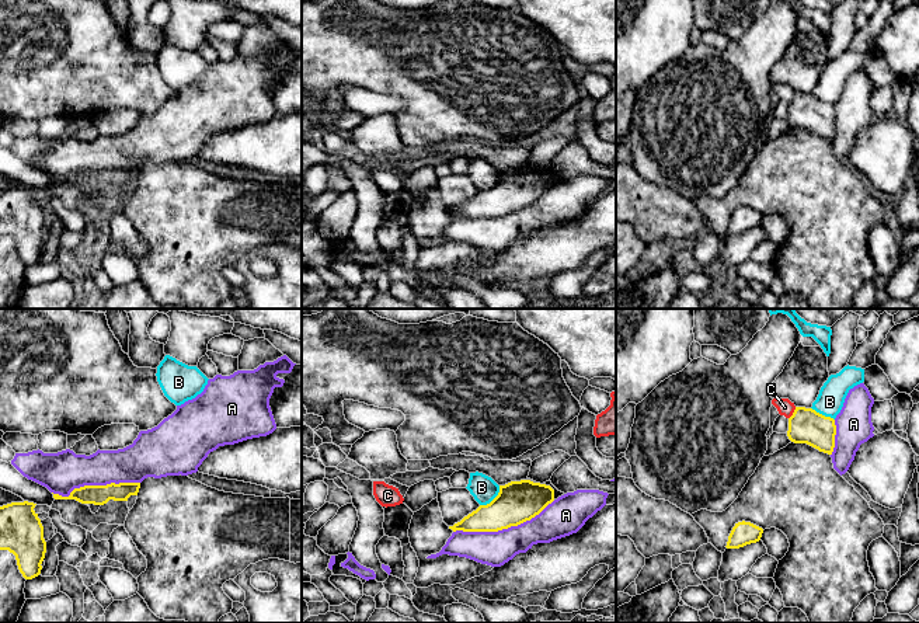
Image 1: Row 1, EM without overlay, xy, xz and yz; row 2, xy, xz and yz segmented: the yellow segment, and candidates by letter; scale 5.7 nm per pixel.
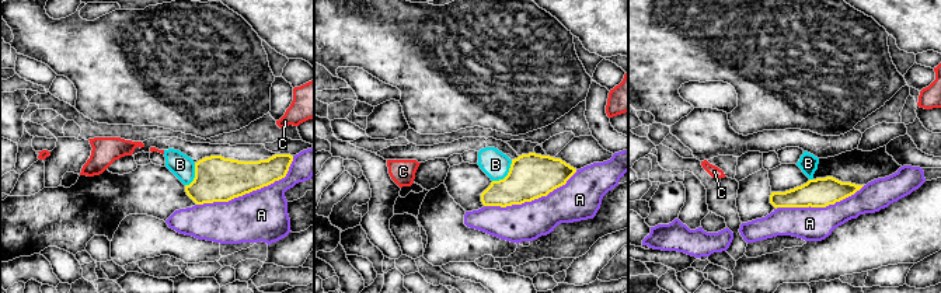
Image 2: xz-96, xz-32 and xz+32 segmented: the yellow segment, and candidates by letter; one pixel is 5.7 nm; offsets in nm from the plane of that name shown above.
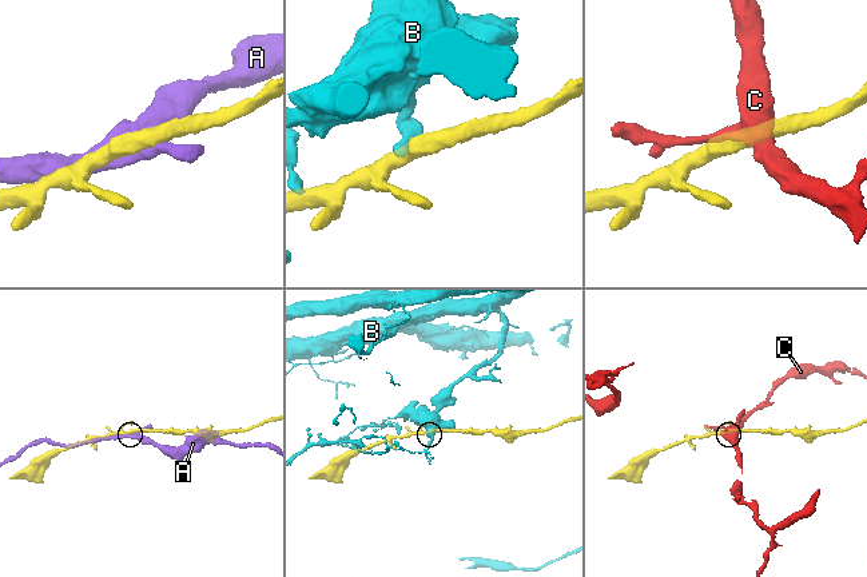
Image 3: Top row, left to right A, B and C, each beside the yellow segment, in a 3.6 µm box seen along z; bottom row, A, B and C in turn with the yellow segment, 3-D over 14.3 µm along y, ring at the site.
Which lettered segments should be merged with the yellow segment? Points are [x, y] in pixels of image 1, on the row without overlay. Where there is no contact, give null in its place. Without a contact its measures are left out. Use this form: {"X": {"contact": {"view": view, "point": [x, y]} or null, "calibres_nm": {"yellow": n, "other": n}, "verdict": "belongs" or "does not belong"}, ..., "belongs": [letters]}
{"A": {"contact": {"view": "xz", "point": [504, 213]}, "calibres_nm": {"yellow": 240, "other": 200}, "verdict": "does not belong"}, "B": {"contact": {"view": "xz", "point": [494, 184]}, "calibres_nm": {"yellow": 240, "other": 150}, "verdict": "does not belong"}, "C": {"contact": {"view": "yz", "point": [793, 98]}, "calibres_nm": {"yellow": 200, "other": 90}, "verdict": "does not belong"}, "belongs": []}

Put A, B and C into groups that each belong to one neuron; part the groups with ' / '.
A / B / C

